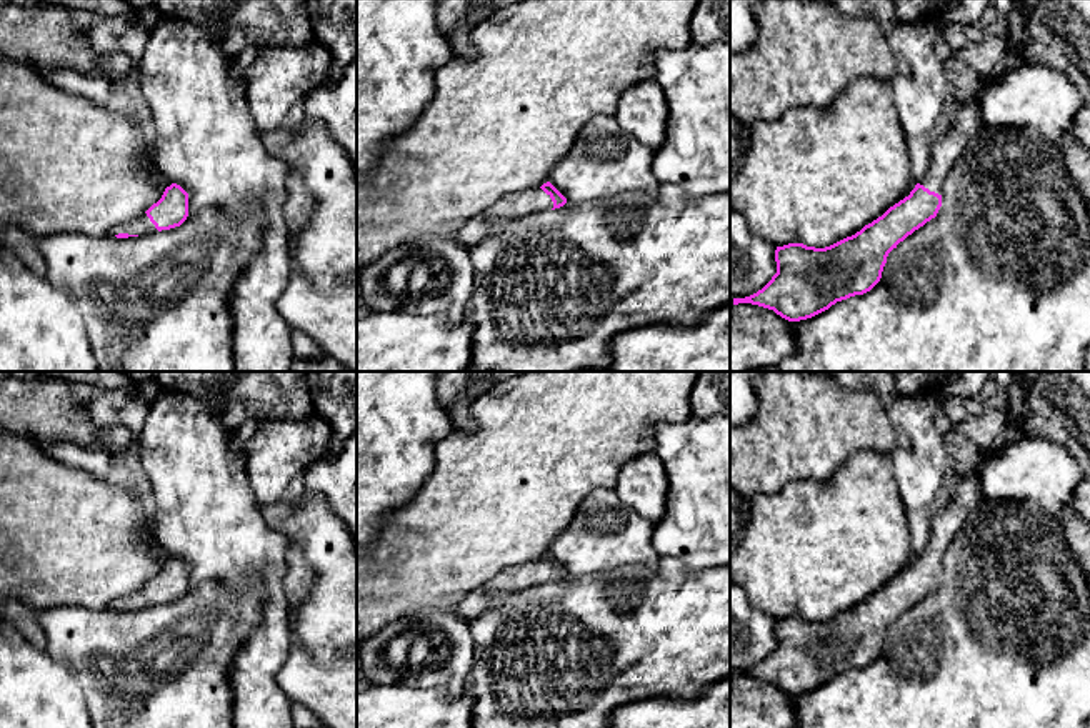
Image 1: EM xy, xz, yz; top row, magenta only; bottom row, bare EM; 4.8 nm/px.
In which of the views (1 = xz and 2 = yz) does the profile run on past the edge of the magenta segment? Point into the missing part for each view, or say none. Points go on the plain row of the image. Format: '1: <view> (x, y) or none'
1: xz (510, 580)
2: yz (967, 497)

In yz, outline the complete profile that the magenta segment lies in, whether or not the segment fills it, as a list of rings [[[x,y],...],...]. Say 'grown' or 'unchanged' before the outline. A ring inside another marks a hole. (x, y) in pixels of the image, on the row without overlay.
grown | [[[980,475],[958,476],[948,505],[935,513],[930,541],[908,570],[890,580],[860,605],[830,620],[803,616],[777,620],[777,646],[757,666],[733,671],[752,676],[788,695],[812,691],[837,675],[870,665],[882,651],[888,626],[937,590],[942,561],[955,535],[985,501]]]

